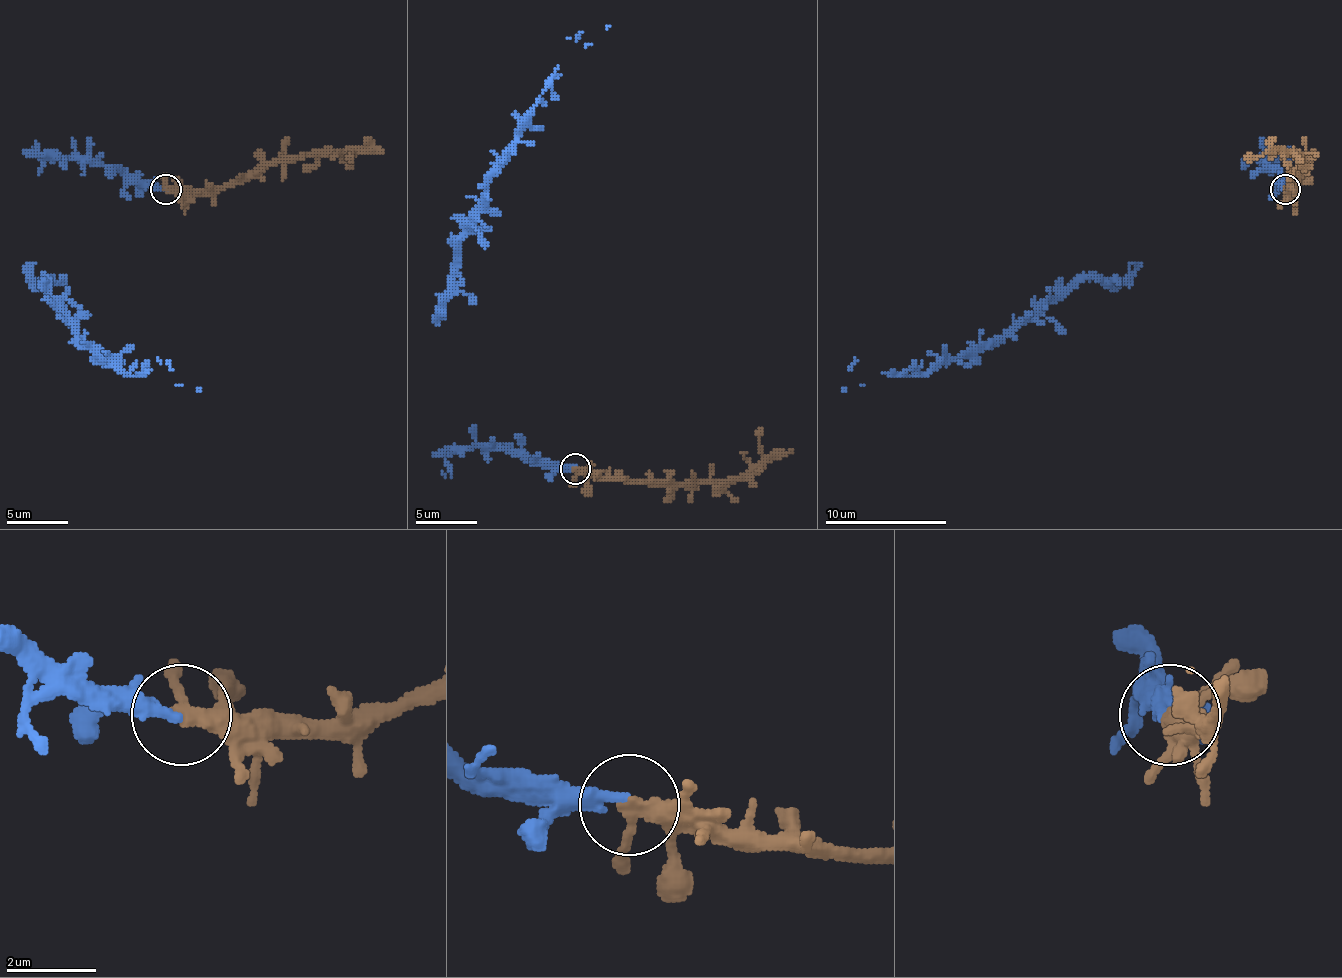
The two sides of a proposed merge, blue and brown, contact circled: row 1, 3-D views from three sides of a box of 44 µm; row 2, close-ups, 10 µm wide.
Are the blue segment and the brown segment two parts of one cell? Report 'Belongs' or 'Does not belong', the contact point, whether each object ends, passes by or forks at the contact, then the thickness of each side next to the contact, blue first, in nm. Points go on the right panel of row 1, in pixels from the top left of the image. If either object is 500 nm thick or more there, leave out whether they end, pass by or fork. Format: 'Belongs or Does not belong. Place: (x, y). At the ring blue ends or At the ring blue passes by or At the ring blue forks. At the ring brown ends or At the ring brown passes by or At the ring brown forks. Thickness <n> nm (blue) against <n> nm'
Belongs. Place: (1285, 189). At the ring blue ends. At the ring brown passes by. Thickness 280 nm (blue) against 320 nm

